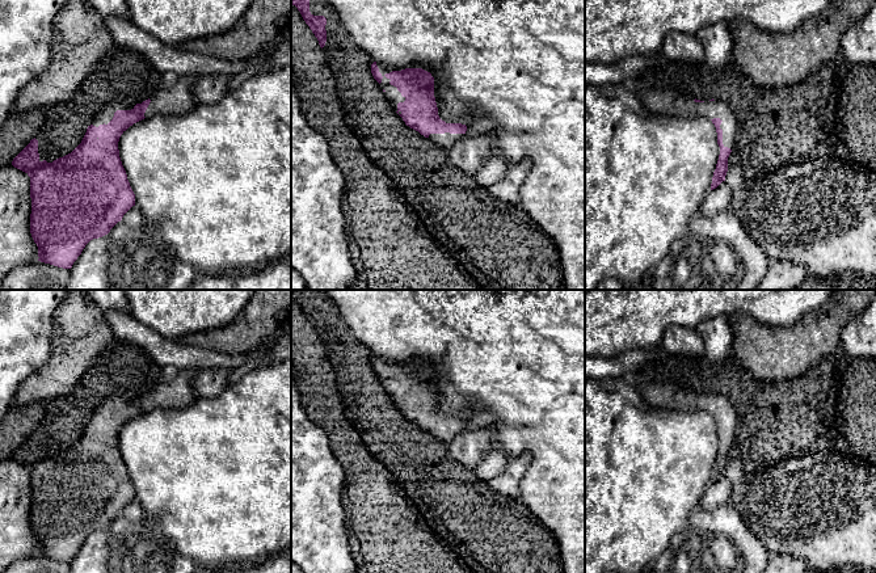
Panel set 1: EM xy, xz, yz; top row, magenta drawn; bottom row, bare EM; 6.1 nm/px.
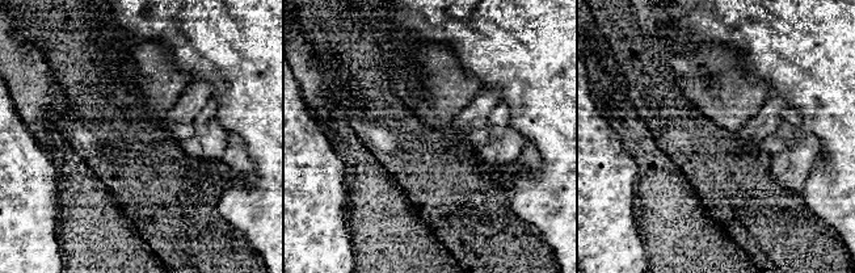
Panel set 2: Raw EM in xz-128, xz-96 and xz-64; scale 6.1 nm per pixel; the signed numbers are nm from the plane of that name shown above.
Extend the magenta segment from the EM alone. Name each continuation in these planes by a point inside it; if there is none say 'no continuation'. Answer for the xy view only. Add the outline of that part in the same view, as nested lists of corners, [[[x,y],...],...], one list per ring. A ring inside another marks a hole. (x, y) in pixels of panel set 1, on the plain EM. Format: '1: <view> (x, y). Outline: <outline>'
1: xy (179, 392). Outline: [[[181,370],[170,382],[157,384],[149,393],[144,406],[146,412],[156,408],[185,408],[193,403],[194,397],[194,370]]]
2: xy (106, 407). Outline: [[[117,395],[109,396],[94,409],[92,418],[96,421],[104,417],[108,418],[113,413],[114,406],[117,404],[131,404],[131,403],[134,403],[134,400],[126,400],[122,396]]]

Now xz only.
1: xz (392, 388). Outline: [[[376,357],[379,366],[382,367],[383,372],[380,376],[380,380],[386,384],[384,389],[391,399],[391,401],[397,405],[397,397],[404,396],[405,391],[401,389],[401,387],[397,384],[396,380],[389,378],[389,372],[387,372],[384,368],[392,366],[392,363],[384,361],[382,357]]]
2: xz (447, 434). Outline: [[[430,427],[429,433],[431,433],[434,437],[445,441],[445,442],[451,442],[459,433],[463,431],[464,427]]]

